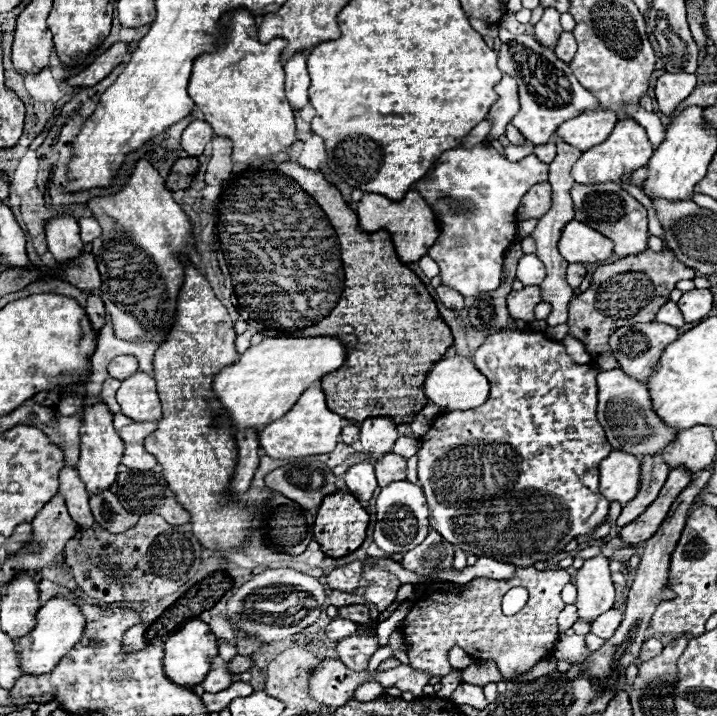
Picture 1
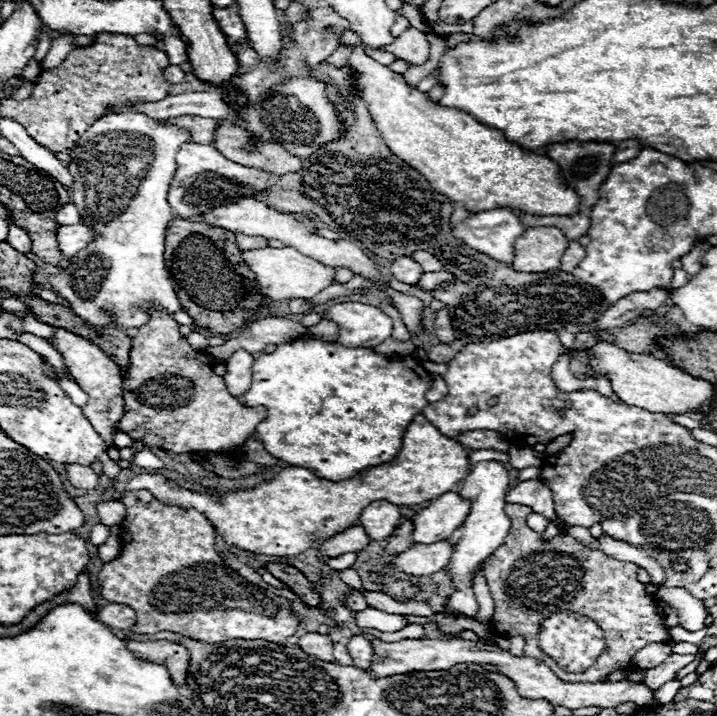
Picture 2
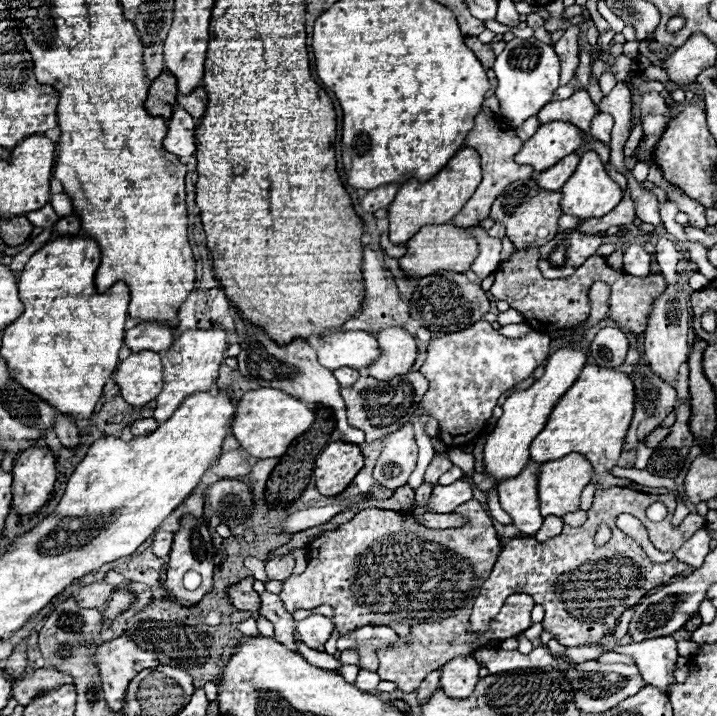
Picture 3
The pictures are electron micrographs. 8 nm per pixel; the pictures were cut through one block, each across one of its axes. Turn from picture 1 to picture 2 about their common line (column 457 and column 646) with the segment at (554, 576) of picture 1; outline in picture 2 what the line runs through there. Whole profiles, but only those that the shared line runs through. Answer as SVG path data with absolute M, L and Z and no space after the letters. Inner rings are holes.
M506 504L506 514L512 522L512 528L506 536L506 542L484 560L484 576L490 586L494 600L492 626L500 636L522 636L526 640L524 656L544 660L556 676L566 682L598 682L602 676L612 674L614 670L624 670L632 662L634 654L654 642L668 642L670 634L658 614L657 601L646 594L646 586L638 582L638 566L630 562L614 560L602 552L594 552L572 536L556 536L550 542L544 542L542 532L534 532L526 526L526 516L530 514L528 506ZM558 610L570 610L594 620L606 638L606 648L582 674L570 674L562 670L540 646L528 646L528 638L536 640L540 634L540 624L550 614Z

